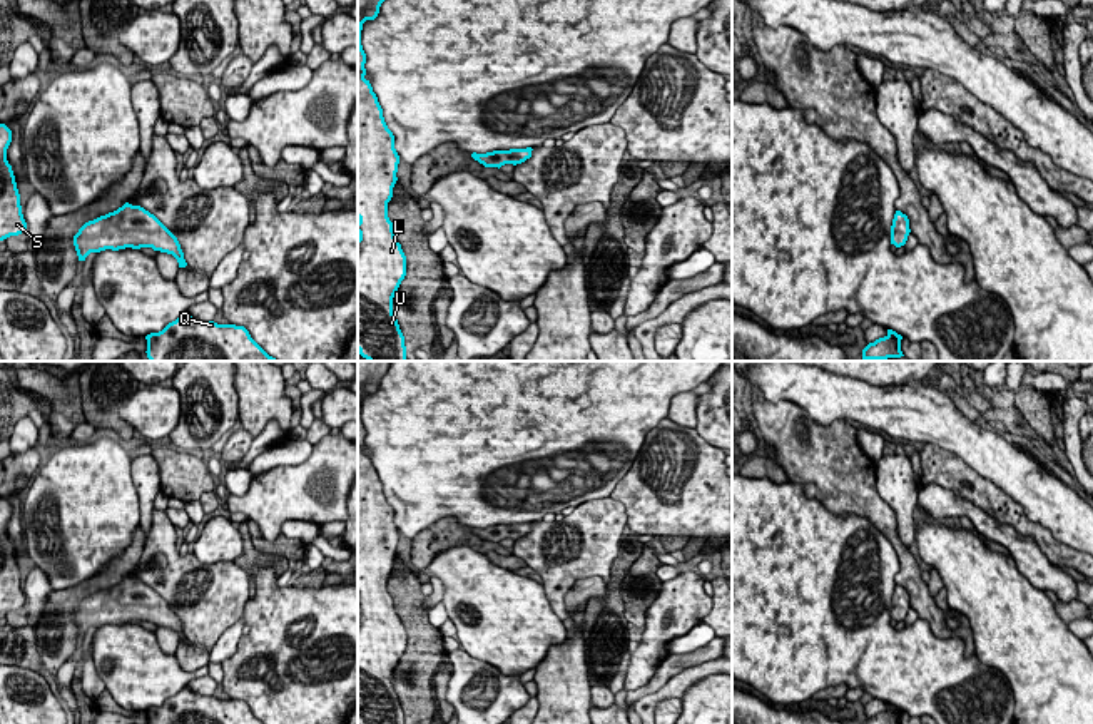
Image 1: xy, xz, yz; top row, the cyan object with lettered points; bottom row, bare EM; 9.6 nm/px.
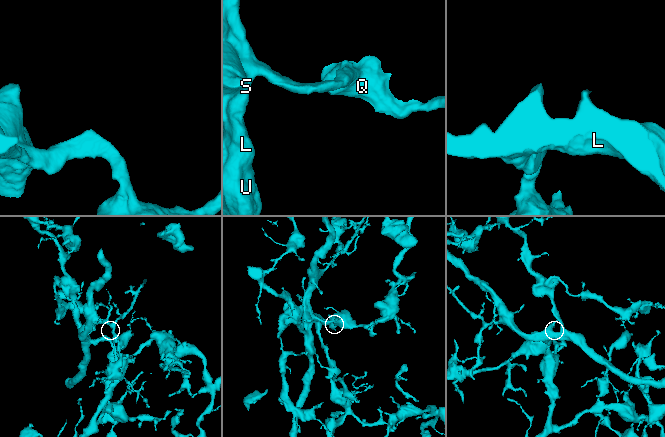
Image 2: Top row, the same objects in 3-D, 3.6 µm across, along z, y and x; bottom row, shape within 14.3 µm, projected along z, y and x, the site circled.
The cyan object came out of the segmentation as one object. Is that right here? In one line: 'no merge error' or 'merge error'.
merge error

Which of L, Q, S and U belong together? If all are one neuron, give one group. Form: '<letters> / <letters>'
L S U / Q

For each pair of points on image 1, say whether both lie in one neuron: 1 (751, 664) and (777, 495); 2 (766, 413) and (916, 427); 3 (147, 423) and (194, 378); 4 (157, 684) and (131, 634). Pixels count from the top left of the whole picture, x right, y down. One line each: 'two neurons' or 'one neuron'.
1: one neuron
2: two neurons
3: two neurons
4: one neuron

